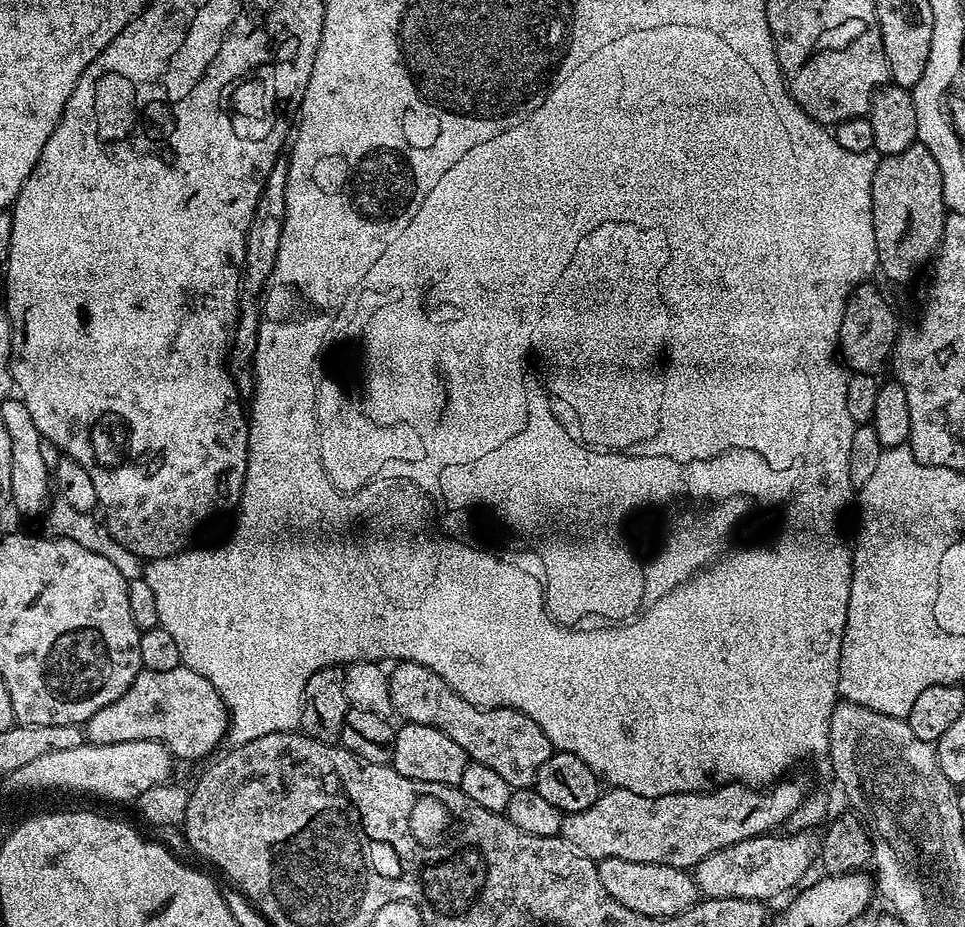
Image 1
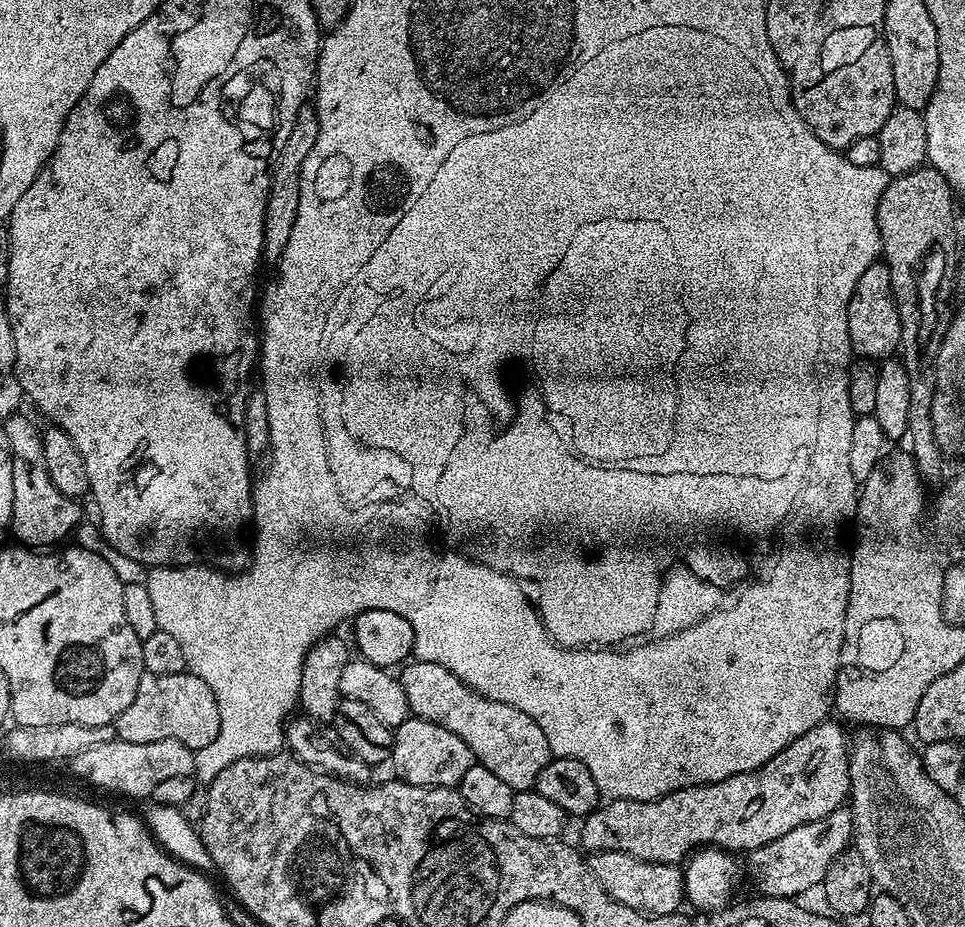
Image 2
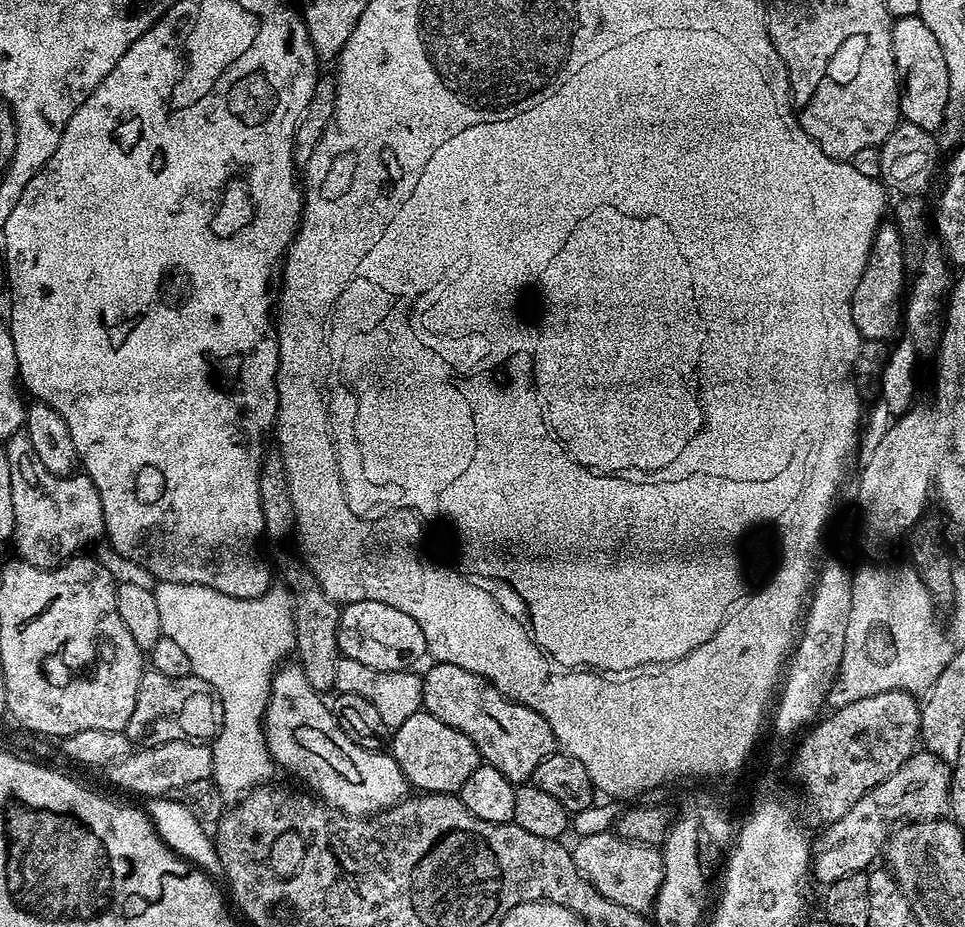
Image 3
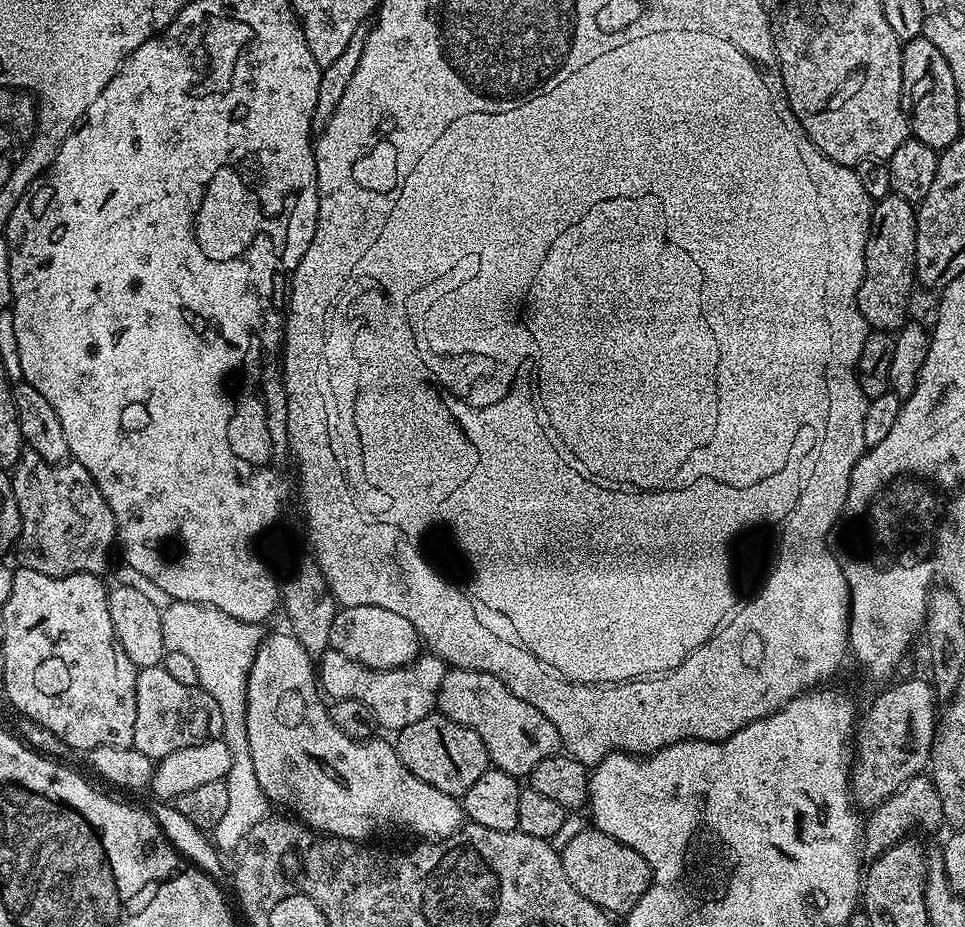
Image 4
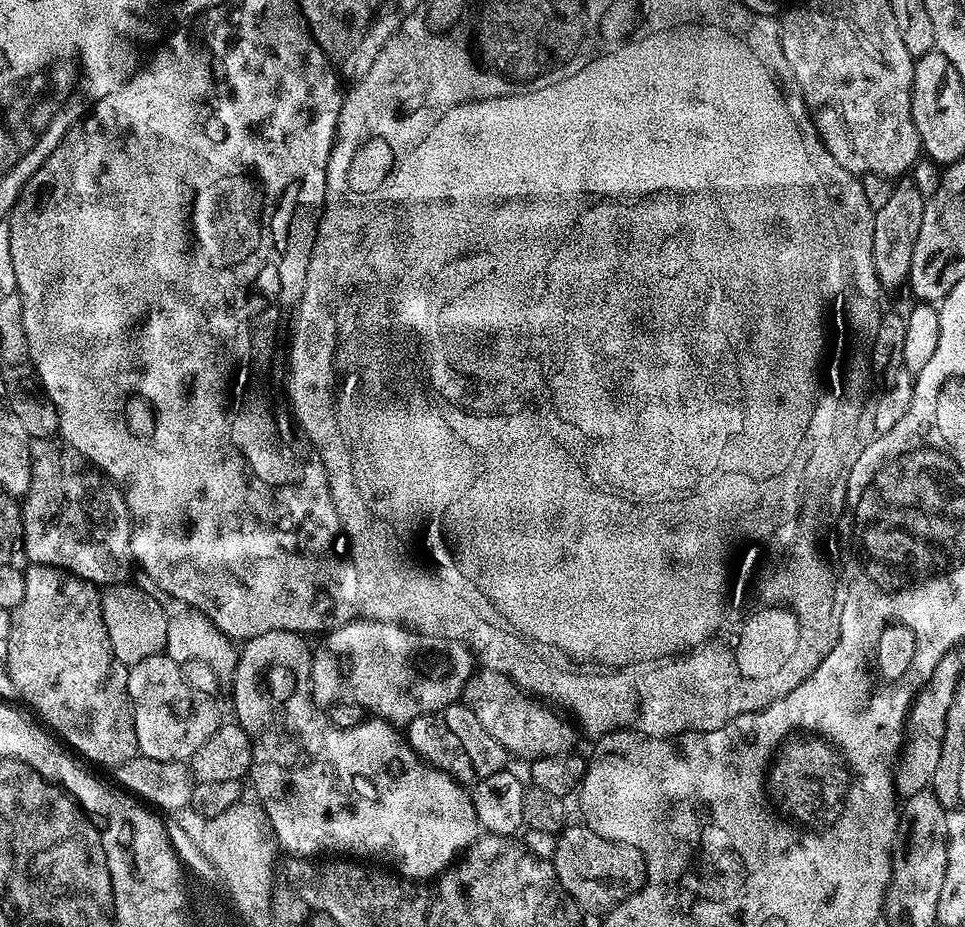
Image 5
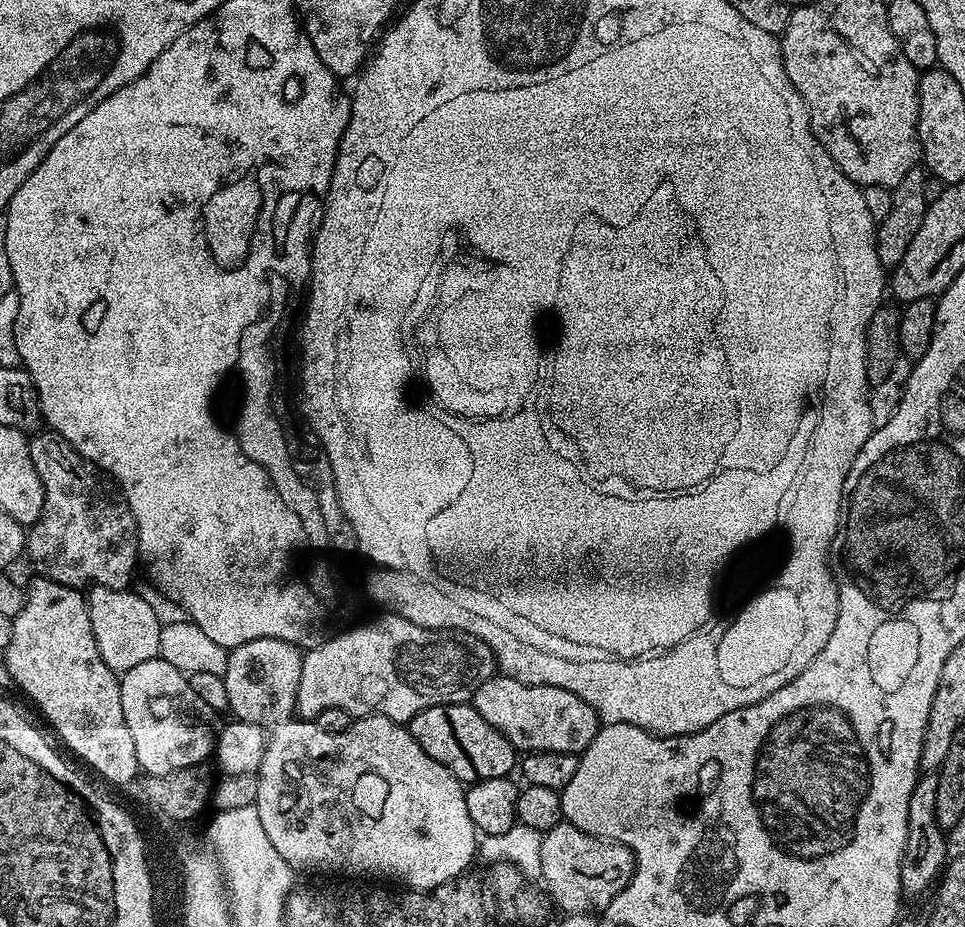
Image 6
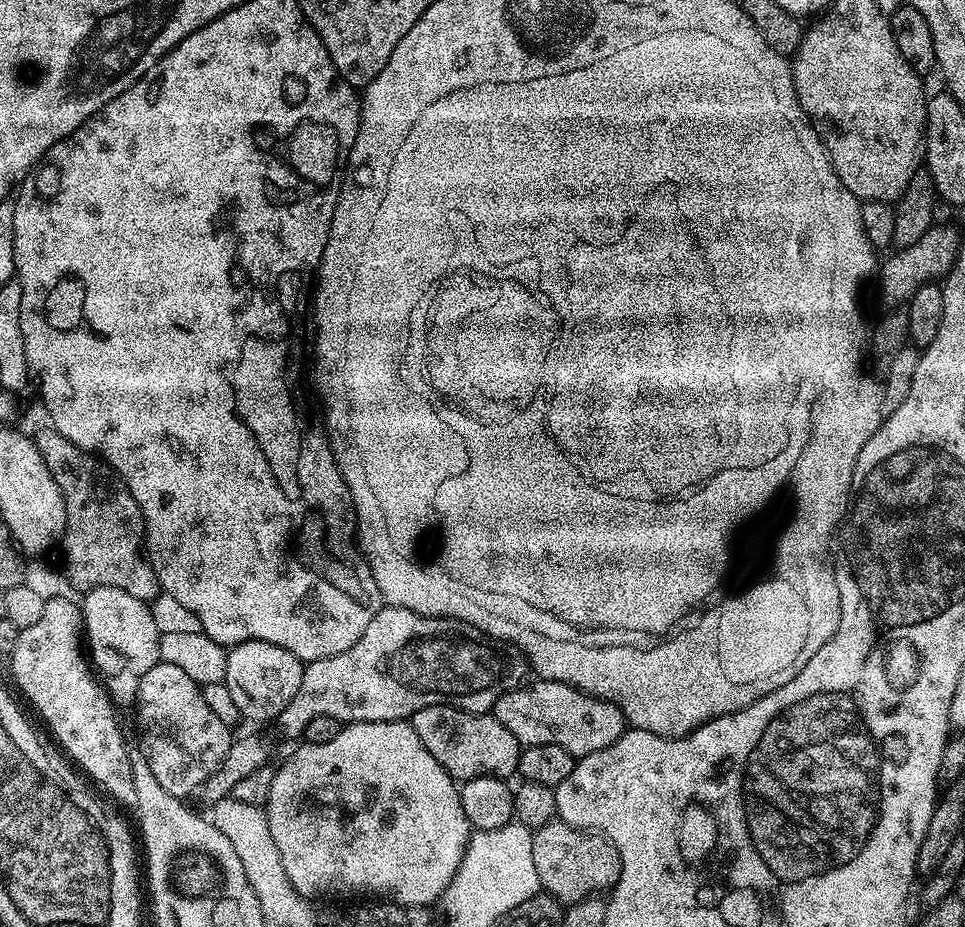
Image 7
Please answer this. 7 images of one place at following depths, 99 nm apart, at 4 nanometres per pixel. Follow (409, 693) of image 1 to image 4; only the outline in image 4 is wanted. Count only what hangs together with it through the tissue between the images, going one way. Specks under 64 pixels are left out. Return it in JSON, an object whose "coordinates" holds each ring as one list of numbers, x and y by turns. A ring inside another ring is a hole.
{"coordinates":[[449,667,442,678,436,706,439,715,474,730,474,734,482,738,482,746,486,746,491,767,501,768,511,776,527,777,542,758,561,751,560,735,554,722,550,722,542,710,534,710,530,702,522,702,522,698,498,682,494,674]]}

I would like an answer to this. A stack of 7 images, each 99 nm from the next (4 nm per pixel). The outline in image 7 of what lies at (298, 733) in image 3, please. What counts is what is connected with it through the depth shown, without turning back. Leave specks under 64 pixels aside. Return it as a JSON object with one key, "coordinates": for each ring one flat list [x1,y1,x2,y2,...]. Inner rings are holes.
{"coordinates":[[248,640,245,644,228,648,226,678,223,683,234,697,241,717,275,721,290,698,298,694,303,673,304,664,294,654,290,654,290,650,274,646,270,642],[387,720,386,722,362,722,361,724,348,724,341,727,338,738,334,738,331,742,322,742,321,744,301,743,301,748,296,748,281,764,278,764,276,773,274,774,274,782,270,786,270,794,268,795,268,803,266,811,268,813,268,825,270,826,270,835,274,837,274,846,278,846,278,858,282,858,282,866,286,869,286,878,290,878,290,882,298,890,298,894,305,898,312,898,315,892,365,892,368,896,384,896,380,898,390,898,393,904,402,904,405,906,428,906,433,902,439,901,445,890,450,886,450,882,454,878,454,874,458,870,458,866,464,857,464,851,468,849,468,841,470,839,470,825,466,814,462,810,462,802,460,801,460,789,457,781,452,779,448,771,440,765,438,758,434,758,434,754,430,754,430,750,426,750,426,746,422,746,422,738,418,738,418,734,412,728,411,723,403,720]]}

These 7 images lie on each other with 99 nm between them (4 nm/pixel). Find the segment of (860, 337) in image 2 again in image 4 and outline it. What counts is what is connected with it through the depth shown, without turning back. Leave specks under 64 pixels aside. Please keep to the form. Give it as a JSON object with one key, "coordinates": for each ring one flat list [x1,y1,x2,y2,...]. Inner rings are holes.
{"coordinates":[[889,194,875,201,872,229,866,238,864,280,856,295,856,305,869,329,897,333,909,323,908,299,916,280,916,208,906,198]]}

